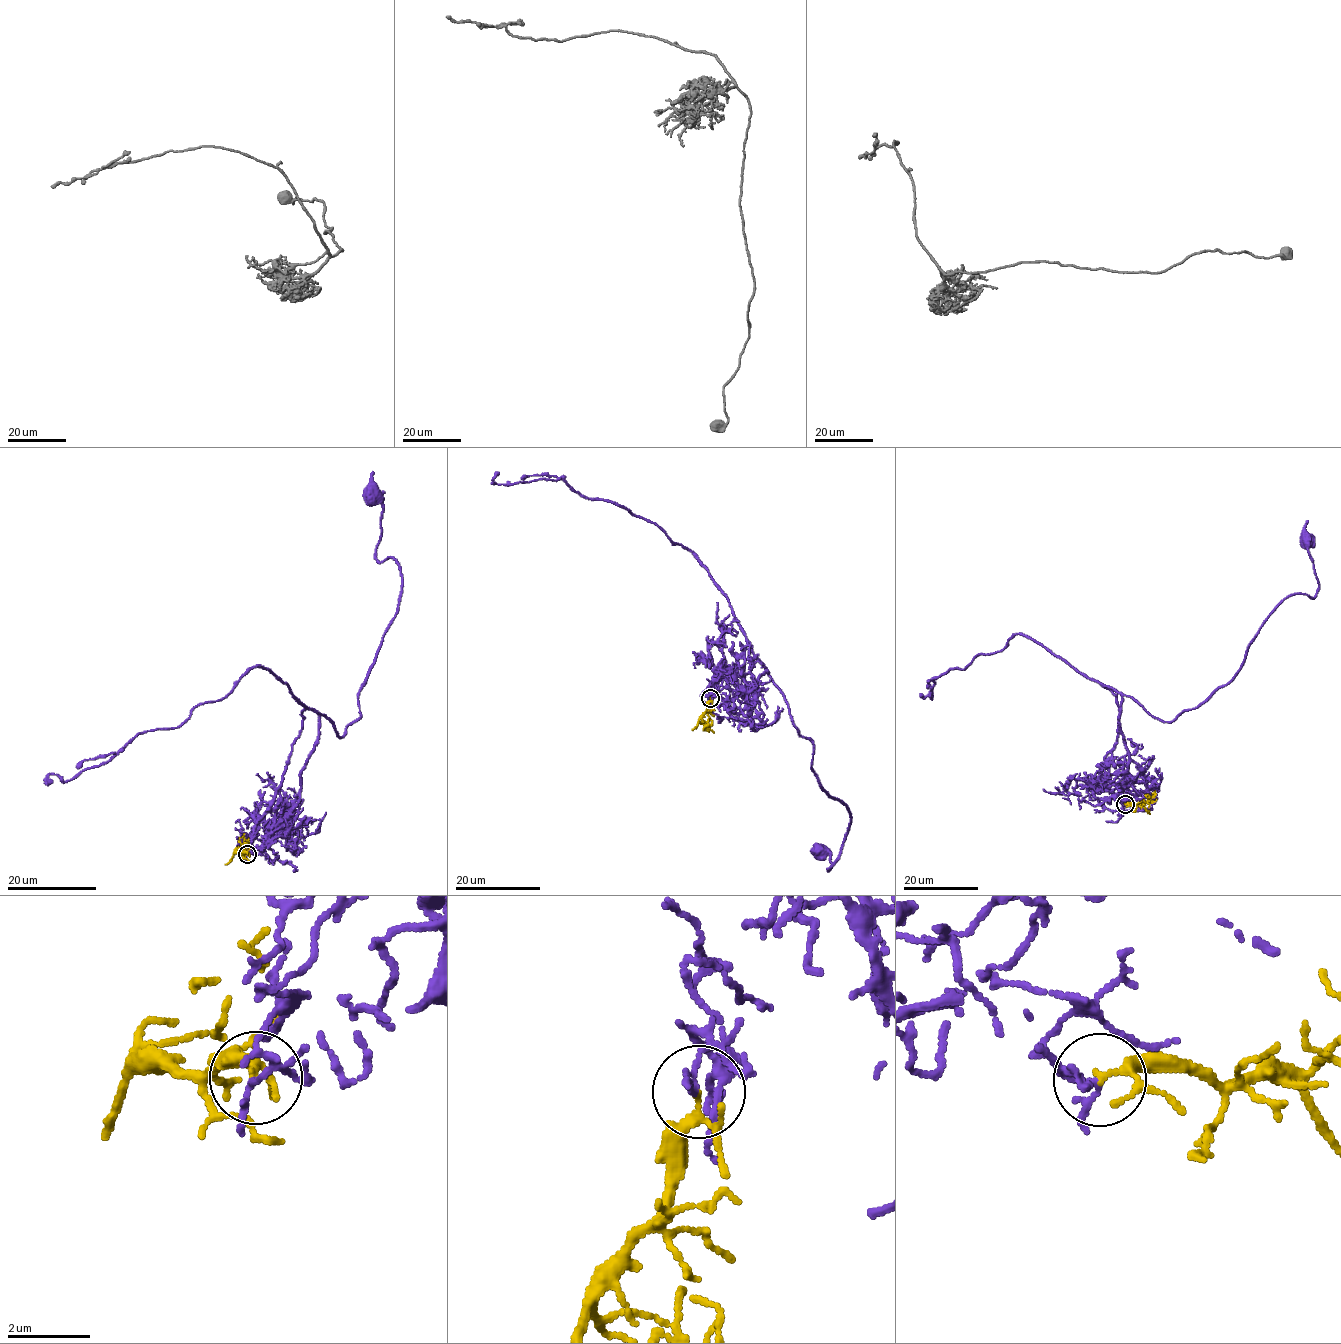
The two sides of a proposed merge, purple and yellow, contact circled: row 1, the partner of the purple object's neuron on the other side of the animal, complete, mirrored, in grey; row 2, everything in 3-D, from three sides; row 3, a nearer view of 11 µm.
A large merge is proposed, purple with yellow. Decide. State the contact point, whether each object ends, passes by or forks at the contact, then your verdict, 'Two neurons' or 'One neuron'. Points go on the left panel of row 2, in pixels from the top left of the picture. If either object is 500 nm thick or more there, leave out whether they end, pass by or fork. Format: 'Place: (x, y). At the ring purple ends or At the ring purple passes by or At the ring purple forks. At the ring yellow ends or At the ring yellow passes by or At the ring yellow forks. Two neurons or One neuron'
Place: (247, 854). At the ring purple passes by. At the ring yellow passes by. One neuron

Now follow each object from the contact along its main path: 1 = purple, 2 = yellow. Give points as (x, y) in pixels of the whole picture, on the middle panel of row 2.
1: (710, 698), (718, 665), (748, 673), (751, 651), (812, 743), (817, 781), (848, 811), (829, 870), (819, 850)
2: (710, 698), (709, 707), (699, 721), (708, 725), (708, 731), (704, 728)

